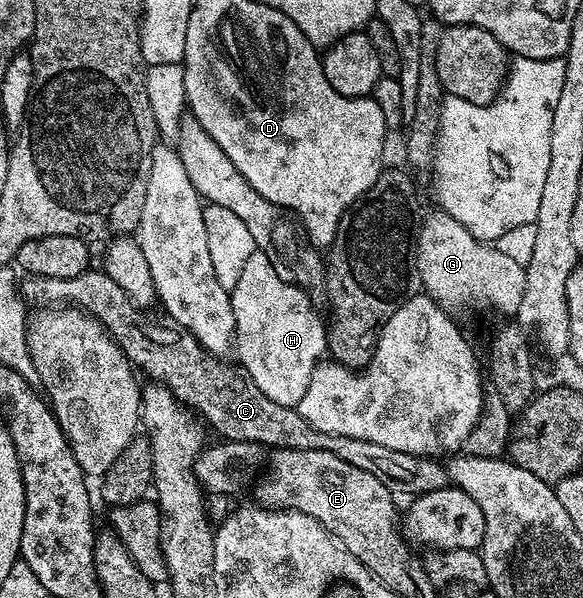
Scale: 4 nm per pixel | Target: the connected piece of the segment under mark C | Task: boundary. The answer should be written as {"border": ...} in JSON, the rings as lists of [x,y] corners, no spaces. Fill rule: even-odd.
{"border":[[[88,268],[84,274],[78,274],[72,278],[37,278],[34,276],[24,277],[21,282],[21,294],[32,307],[35,308],[78,308],[87,311],[111,334],[111,339],[123,349],[123,354],[132,364],[132,367],[144,370],[148,379],[156,380],[173,391],[180,402],[190,406],[206,420],[206,423],[216,430],[220,439],[228,442],[257,442],[264,448],[278,448],[281,450],[324,450],[333,452],[345,460],[345,464],[353,464],[355,468],[365,468],[365,472],[373,472],[385,488],[391,490],[392,495],[411,494],[418,496],[428,494],[434,490],[448,489],[449,479],[446,465],[442,461],[431,456],[410,454],[409,452],[393,452],[393,448],[385,448],[385,444],[373,444],[373,440],[357,440],[353,436],[341,436],[329,432],[319,432],[299,415],[298,409],[282,406],[274,403],[265,396],[261,389],[257,388],[253,377],[246,368],[240,364],[226,366],[226,361],[220,360],[216,355],[209,353],[202,344],[181,324],[177,324],[172,318],[164,317],[163,322],[150,318],[150,313],[144,312],[135,306],[125,296],[121,284],[117,284],[102,269]]]}

